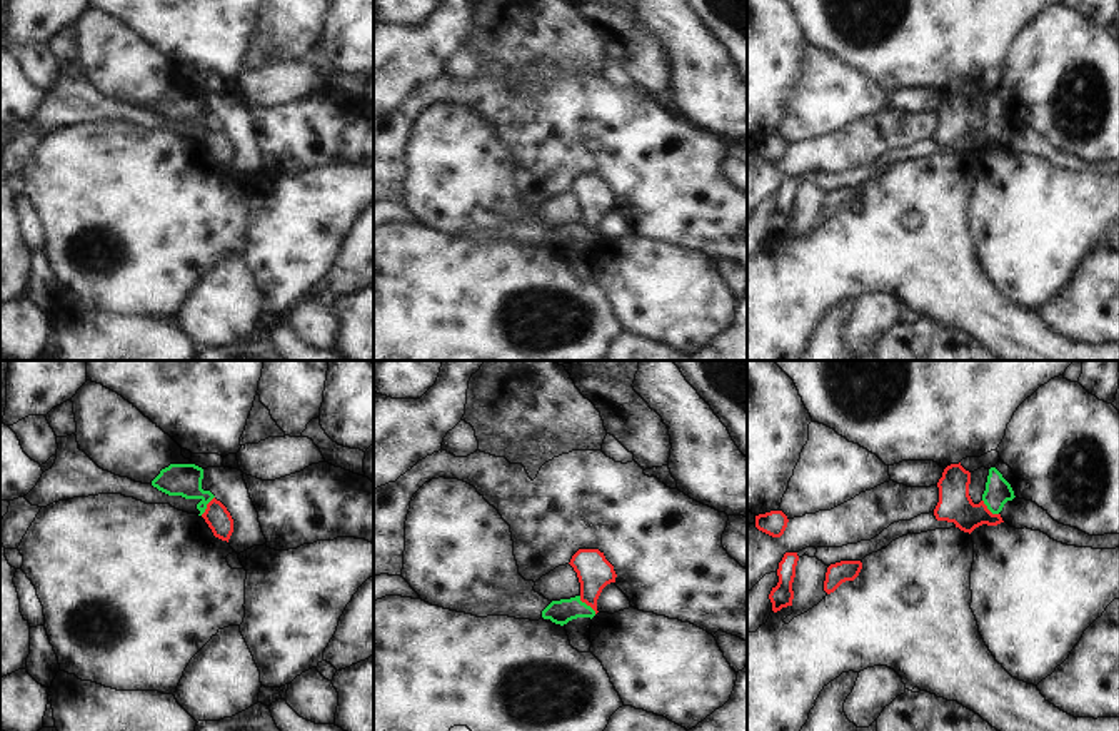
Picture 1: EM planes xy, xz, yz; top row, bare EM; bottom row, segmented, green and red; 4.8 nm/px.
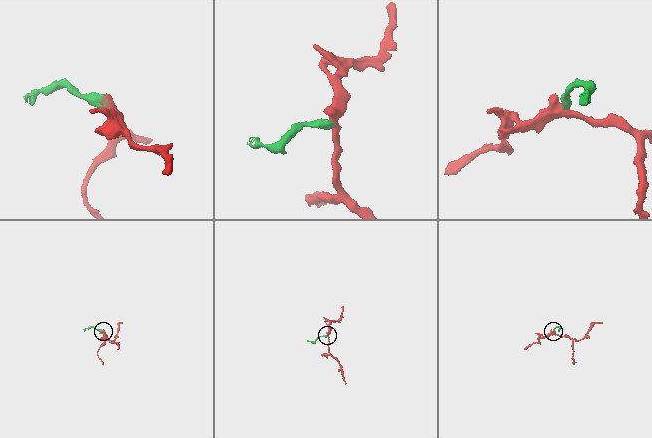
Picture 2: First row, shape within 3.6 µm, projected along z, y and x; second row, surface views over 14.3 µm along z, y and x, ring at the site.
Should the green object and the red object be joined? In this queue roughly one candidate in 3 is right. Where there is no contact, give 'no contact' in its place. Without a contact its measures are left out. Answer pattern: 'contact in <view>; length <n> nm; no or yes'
contact in xz; length 120 nm; no

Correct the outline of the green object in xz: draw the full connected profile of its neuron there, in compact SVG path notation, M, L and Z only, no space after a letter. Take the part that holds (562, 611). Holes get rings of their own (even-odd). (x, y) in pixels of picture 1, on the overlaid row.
M580 596L570 599L552 601L544 611L542 618L550 619L555 624L567 624L577 618L594 618L595 611L580 601Z

